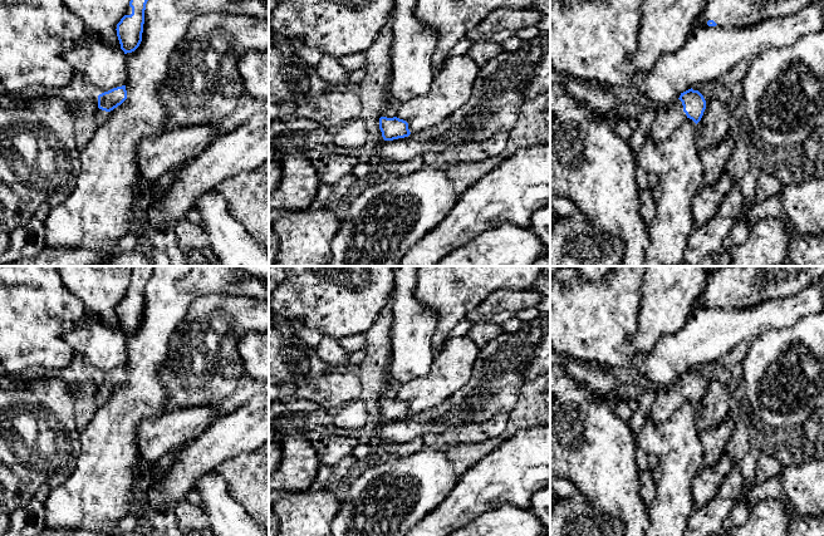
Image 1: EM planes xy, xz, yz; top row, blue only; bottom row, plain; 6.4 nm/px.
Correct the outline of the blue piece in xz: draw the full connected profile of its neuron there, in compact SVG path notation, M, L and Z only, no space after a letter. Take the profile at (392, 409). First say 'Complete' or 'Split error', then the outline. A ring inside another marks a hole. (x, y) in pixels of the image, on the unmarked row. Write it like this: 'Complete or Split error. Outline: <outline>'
Split error. Outline: M386 382L384 384L379 399L379 410L384 422L404 419L411 415L408 404L397 398L401 385L396 382Z

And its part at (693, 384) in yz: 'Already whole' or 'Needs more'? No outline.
Needs more

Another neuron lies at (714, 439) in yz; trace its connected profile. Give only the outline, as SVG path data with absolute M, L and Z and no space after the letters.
M730 418L711 428L698 429L705 466L716 464L720 458L727 452L727 442L734 433L734 421Z

